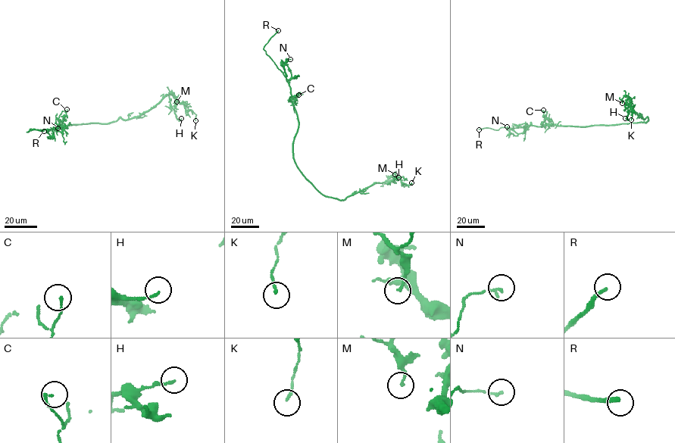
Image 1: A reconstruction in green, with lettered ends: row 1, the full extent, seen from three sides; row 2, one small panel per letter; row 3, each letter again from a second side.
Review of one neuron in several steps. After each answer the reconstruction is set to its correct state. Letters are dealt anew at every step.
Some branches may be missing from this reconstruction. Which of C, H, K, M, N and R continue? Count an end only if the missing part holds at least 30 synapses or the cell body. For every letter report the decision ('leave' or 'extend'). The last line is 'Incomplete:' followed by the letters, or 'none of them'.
C: leave
H: leave
K: leave
M: leave
N: leave
R: extend
Incomplete: R

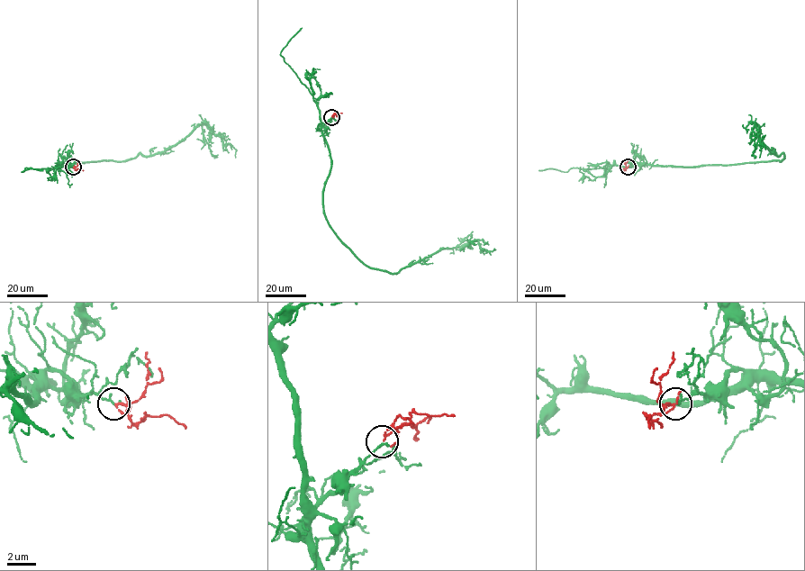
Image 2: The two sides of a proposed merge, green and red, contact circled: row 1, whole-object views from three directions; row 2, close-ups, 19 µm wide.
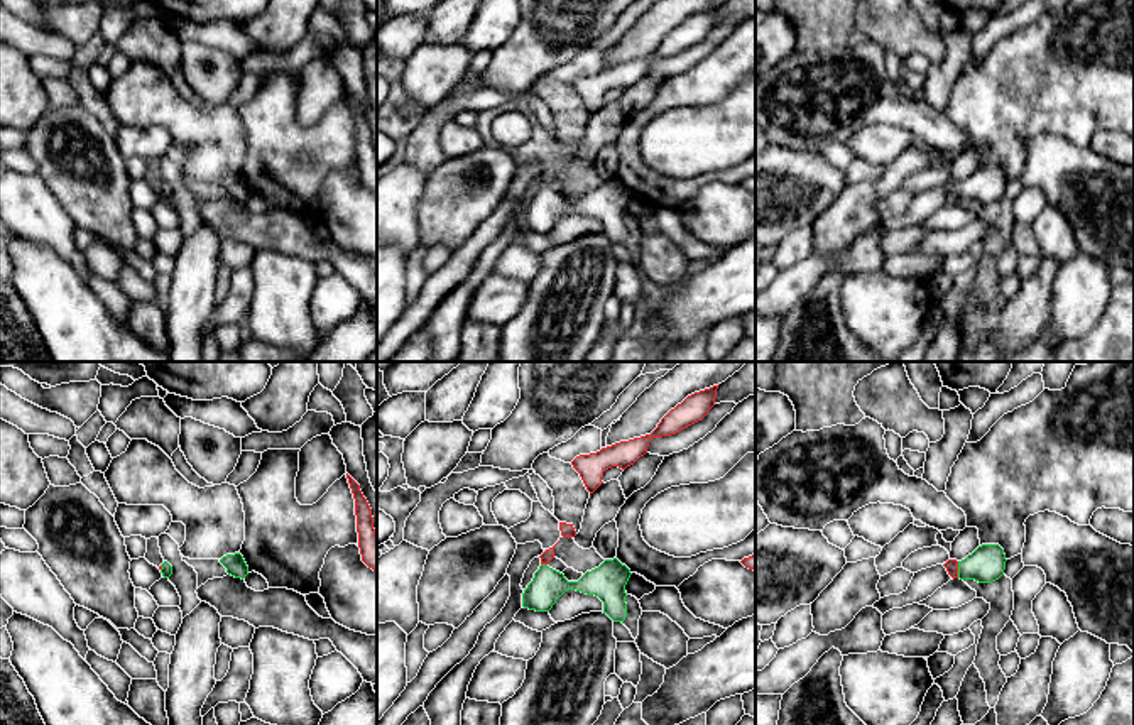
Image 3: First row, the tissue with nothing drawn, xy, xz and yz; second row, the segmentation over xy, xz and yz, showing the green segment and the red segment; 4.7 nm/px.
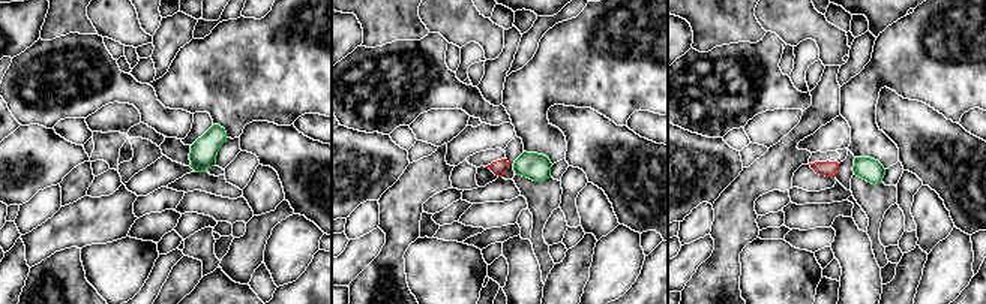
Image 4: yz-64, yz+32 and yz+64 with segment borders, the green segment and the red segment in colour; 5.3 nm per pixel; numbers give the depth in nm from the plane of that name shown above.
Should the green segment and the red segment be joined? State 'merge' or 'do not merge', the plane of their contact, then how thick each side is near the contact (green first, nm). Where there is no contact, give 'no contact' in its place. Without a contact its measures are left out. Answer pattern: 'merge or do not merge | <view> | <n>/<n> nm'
merge | yz | 170/60 nm

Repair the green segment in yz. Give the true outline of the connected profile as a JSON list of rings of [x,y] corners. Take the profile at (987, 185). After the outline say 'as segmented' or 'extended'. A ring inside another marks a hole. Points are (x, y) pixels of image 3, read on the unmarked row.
[[[982,166],[965,181],[948,181],[943,188],[951,199],[992,204],[1004,196],[1006,176],[999,166]]]; extended

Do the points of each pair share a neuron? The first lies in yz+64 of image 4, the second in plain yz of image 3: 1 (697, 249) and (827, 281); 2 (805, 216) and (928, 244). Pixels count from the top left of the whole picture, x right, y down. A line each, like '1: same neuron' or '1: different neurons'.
1: different neurons
2: same neuron

